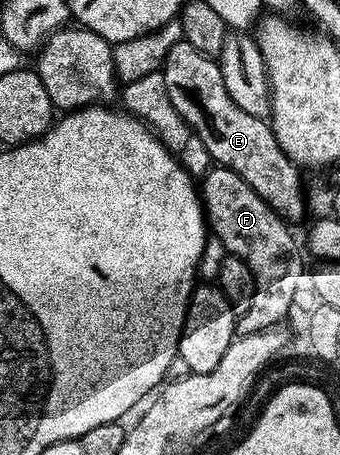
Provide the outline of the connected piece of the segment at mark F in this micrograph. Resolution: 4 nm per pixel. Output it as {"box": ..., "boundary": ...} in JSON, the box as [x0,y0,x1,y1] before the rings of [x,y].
{"box":[202,165,304,335],"boundary":[[[213,165],[203,175],[202,205],[211,233],[222,240],[231,257],[246,260],[250,272],[254,272],[254,296],[250,299],[250,308],[237,317],[237,335],[260,334],[271,326],[280,326],[292,310],[292,301],[304,274],[304,262],[300,259],[302,246],[288,231],[289,223],[272,210],[270,204],[266,204],[266,200],[262,200],[262,196],[238,176],[238,172],[230,172],[225,166]]]}

